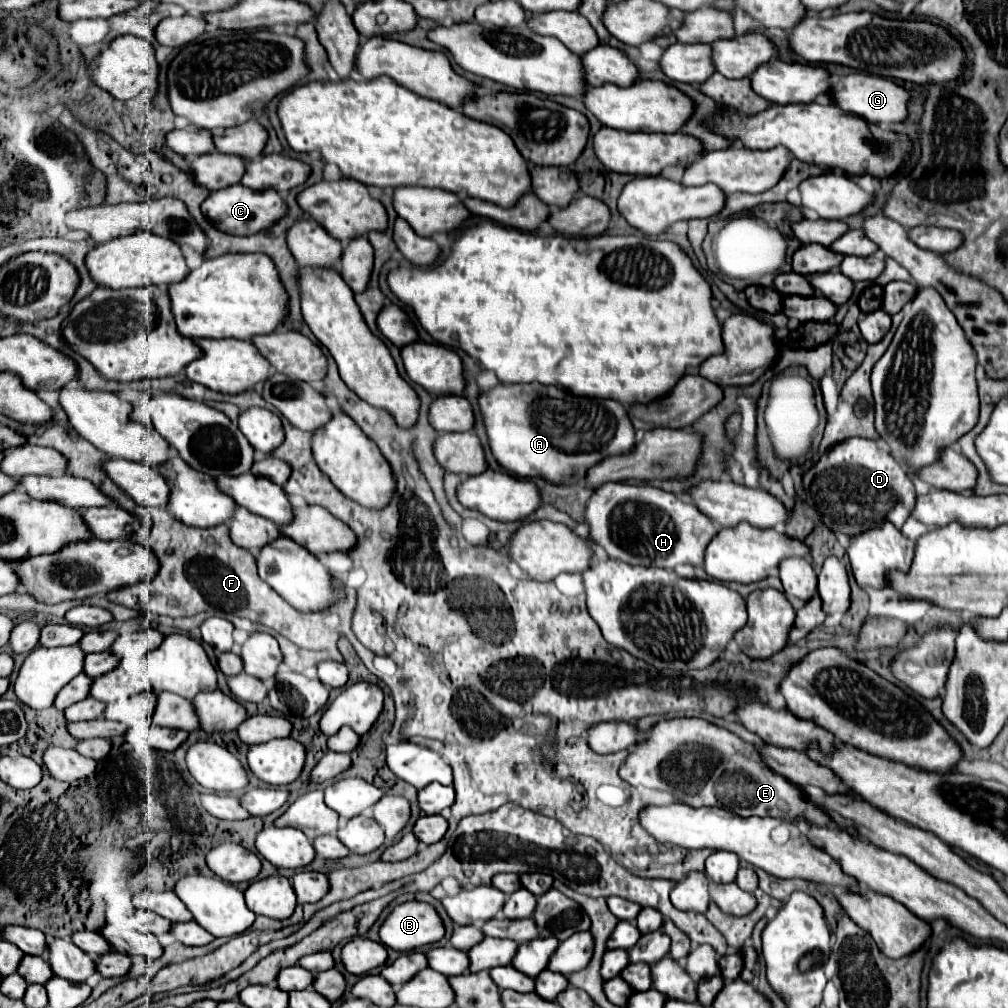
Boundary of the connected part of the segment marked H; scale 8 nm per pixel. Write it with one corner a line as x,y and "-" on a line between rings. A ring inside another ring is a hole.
609,482
591,496
585,520
591,526
591,538
603,546
609,558
631,566
655,566
673,570
677,564
703,566
705,546
717,534
713,522
693,504
681,502
675,494
649,484
631,486

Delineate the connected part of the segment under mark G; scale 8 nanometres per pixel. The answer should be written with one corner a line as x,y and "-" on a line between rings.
849,74
849,76
843,76
843,80
839,80
833,86
831,98
839,108
853,112
865,118
867,122
899,124
899,122
905,122
909,116
907,106
911,102
911,92
887,78
877,78
877,76
867,76
867,74

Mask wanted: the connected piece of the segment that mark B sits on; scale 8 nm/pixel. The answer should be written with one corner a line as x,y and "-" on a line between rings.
413,900
395,906
385,918
379,934
385,946
399,952
409,952
441,940
445,936
445,926
431,904

